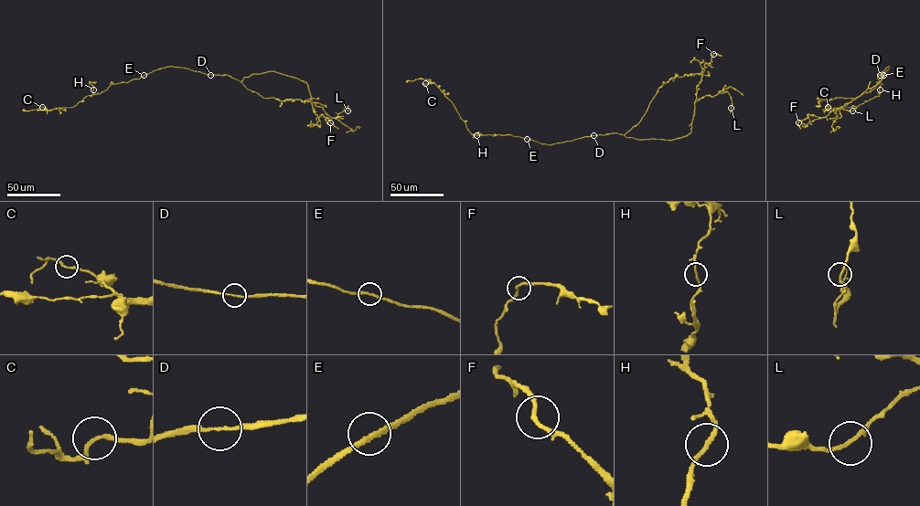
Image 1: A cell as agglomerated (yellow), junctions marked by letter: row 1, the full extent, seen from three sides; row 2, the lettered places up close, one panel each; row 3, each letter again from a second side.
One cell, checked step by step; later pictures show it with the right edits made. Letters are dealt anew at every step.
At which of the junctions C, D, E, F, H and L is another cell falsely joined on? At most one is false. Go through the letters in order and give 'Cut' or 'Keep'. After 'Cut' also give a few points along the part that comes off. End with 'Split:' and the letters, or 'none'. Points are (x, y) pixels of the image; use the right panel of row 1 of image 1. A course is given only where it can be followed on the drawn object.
C: Keep
D: Keep
E: Keep
F: Keep
H: Keep
L: Keep
Split: none

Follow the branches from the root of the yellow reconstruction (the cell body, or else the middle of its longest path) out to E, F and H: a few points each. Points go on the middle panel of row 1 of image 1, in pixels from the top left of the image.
E: (587, 136), (550, 145), (527, 139)
F: (587, 136), (617, 132), (671, 140), (687, 136), (696, 87), (713, 54)
H: (587, 136), (549, 145), (510, 134), (476, 135)

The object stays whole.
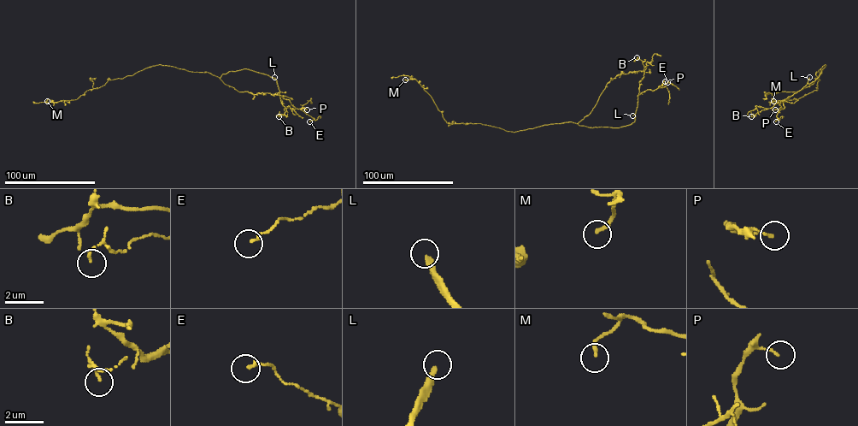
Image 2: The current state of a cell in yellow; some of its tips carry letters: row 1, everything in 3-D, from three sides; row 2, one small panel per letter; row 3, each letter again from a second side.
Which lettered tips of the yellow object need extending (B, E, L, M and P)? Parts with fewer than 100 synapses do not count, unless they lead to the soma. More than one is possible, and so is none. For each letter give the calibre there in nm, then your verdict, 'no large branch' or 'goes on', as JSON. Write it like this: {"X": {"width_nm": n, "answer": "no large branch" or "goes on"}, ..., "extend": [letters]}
{"B": {"width_nm": 130, "answer": "no large branch"}, "E": {"width_nm": 140, "answer": "no large branch"}, "L": {"width_nm": 280, "answer": "goes on"}, "M": {"width_nm": 200, "answer": "no large branch"}, "P": {"width_nm": 130, "answer": "no large branch"}, "extend": ["L"]}

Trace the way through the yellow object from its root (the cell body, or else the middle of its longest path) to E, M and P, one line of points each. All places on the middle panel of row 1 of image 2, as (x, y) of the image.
E: (546, 125), (572, 121), (588, 127), (618, 127), (631, 124), (635, 121), (637, 96), (672, 84), (667, 82)
M: (546, 125), (514, 132), (480, 123), (447, 123), (431, 97), (418, 82), (411, 77), (405, 79)
P: (546, 125), (572, 121), (588, 127), (618, 127), (631, 124), (635, 121), (637, 96), (657, 89), (665, 81)

